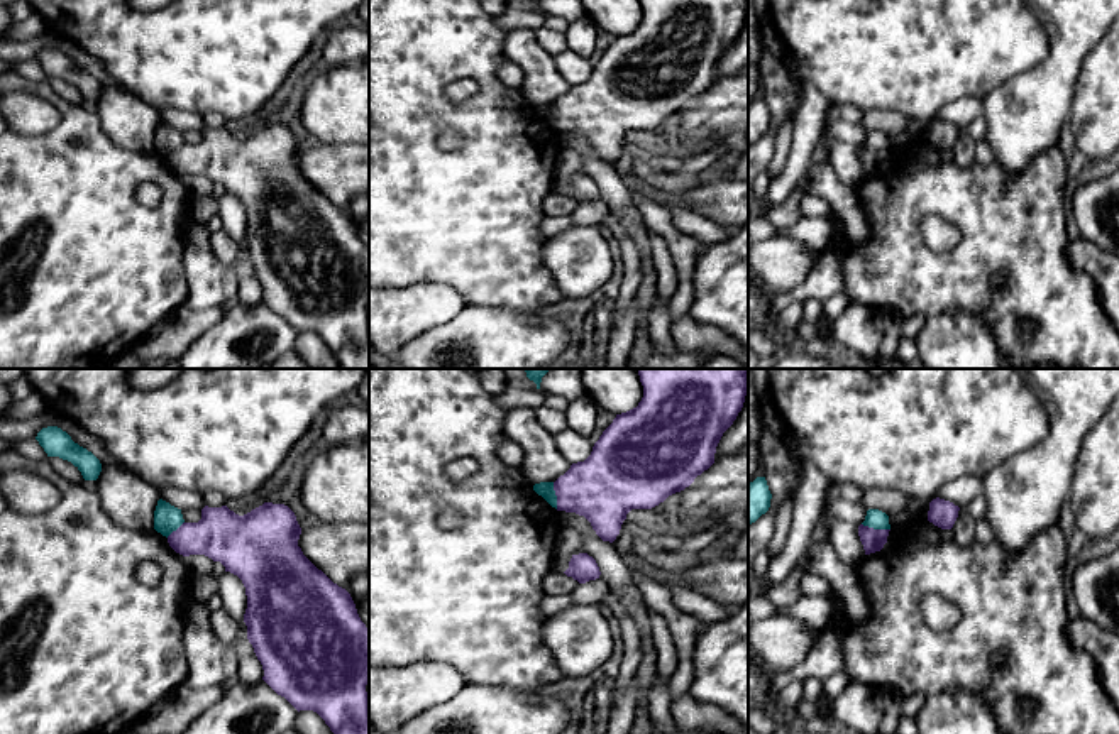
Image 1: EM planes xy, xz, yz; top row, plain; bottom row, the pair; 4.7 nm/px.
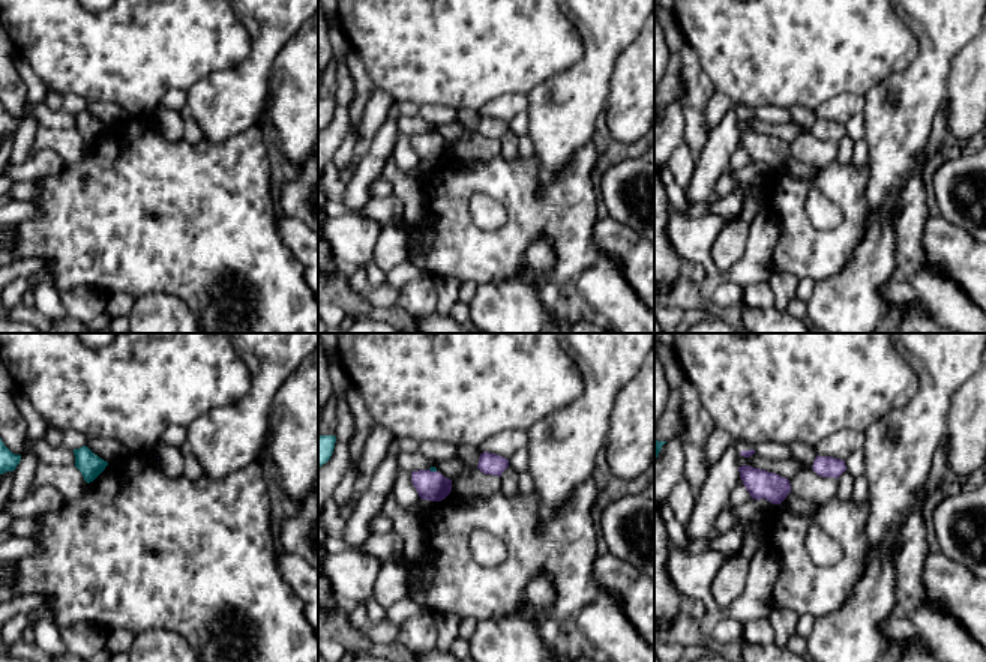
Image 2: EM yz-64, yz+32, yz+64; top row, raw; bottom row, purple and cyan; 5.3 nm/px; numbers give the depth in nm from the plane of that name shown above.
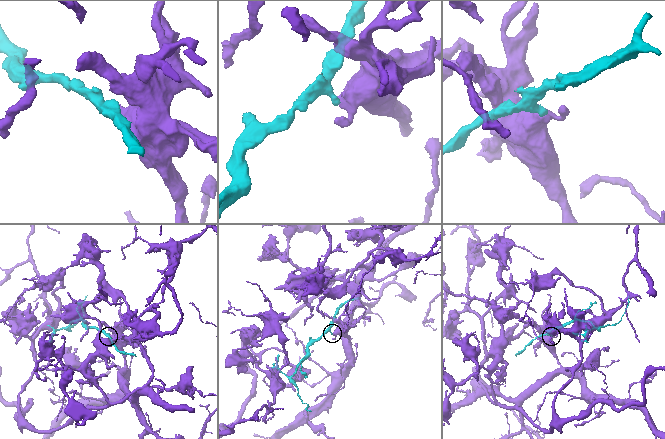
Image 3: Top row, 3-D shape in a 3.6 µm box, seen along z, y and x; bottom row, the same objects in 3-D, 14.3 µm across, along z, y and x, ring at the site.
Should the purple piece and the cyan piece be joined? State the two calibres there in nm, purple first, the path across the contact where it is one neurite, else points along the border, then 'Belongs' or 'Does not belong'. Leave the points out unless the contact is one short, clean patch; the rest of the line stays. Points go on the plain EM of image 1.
Thickness 110 nm (purple) against 90 nm. Boundary: yz (862, 144), (889, 151). Does not belong

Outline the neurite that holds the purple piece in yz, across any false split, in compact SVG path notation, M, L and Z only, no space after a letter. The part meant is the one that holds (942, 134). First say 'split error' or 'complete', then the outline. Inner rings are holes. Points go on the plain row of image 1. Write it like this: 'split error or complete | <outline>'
complete | M936 118L929 123L928 142L941 151L951 151L958 132L960 129L953 123Z

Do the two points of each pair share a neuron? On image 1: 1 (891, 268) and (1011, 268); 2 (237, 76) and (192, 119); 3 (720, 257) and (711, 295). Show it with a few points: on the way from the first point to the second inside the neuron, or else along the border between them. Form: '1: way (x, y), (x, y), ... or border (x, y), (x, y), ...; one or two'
1: way (921, 268), (981, 268); one
2: border (159, 110), (181, 109), (200, 115); two
3: way (720, 266), (720, 286); one

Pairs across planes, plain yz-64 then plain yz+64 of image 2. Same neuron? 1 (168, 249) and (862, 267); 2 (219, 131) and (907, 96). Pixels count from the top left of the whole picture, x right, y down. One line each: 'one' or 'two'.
1: two
2: one

